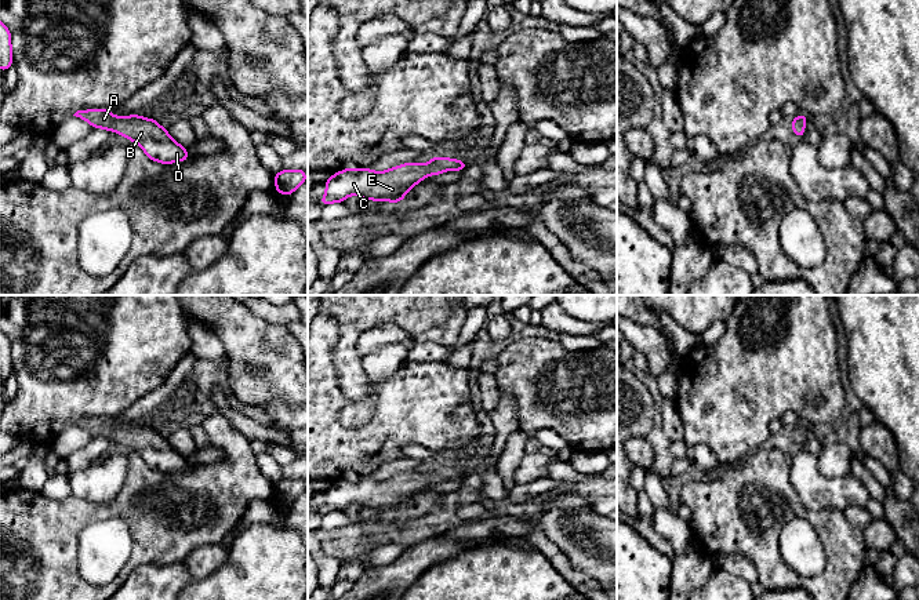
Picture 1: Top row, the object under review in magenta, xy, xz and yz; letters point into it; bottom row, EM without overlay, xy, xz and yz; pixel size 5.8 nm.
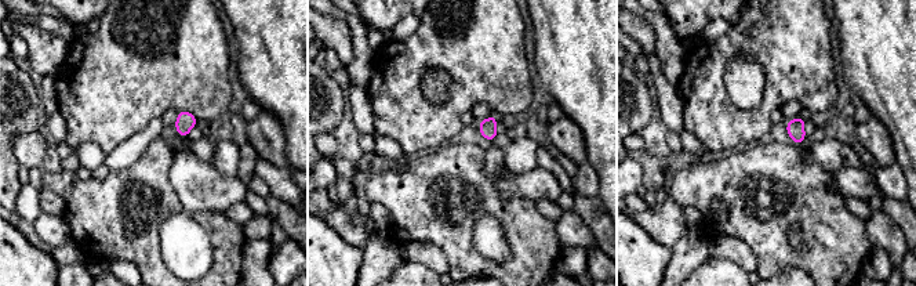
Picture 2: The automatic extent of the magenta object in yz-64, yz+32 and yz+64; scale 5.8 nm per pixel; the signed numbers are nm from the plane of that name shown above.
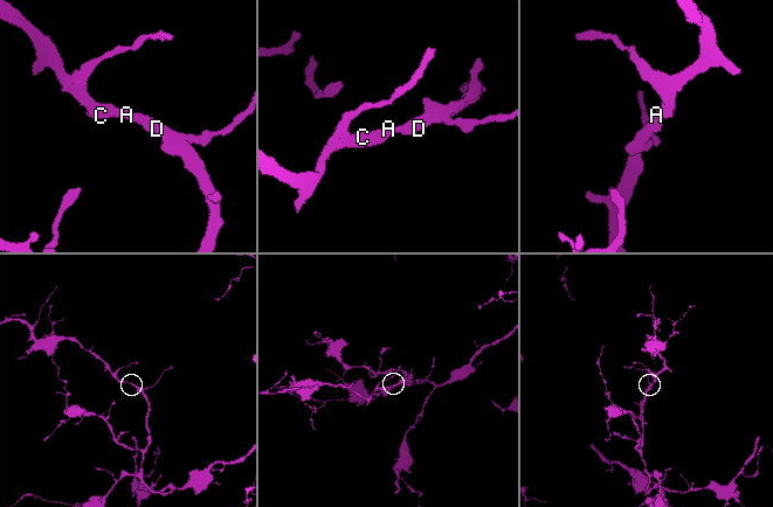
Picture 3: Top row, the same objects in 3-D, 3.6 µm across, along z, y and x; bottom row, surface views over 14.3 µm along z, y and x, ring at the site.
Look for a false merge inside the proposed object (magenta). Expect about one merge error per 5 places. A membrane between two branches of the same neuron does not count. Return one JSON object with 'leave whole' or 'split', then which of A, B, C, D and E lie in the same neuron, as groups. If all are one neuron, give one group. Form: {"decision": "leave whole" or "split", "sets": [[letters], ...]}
{"decision": "leave whole", "sets": [["A", "B", "C", "D", "E"]]}

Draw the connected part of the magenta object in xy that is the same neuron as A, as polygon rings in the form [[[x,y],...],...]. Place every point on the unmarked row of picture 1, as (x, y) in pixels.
[[[109,418],[77,419],[73,425],[88,430],[92,437],[116,440],[128,447],[153,470],[172,473],[190,468],[186,457],[177,452],[157,429],[138,423],[117,426]]]

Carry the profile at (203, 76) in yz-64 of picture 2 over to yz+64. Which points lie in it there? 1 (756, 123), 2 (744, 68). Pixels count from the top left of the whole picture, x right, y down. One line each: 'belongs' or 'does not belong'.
1: belongs
2: does not belong

